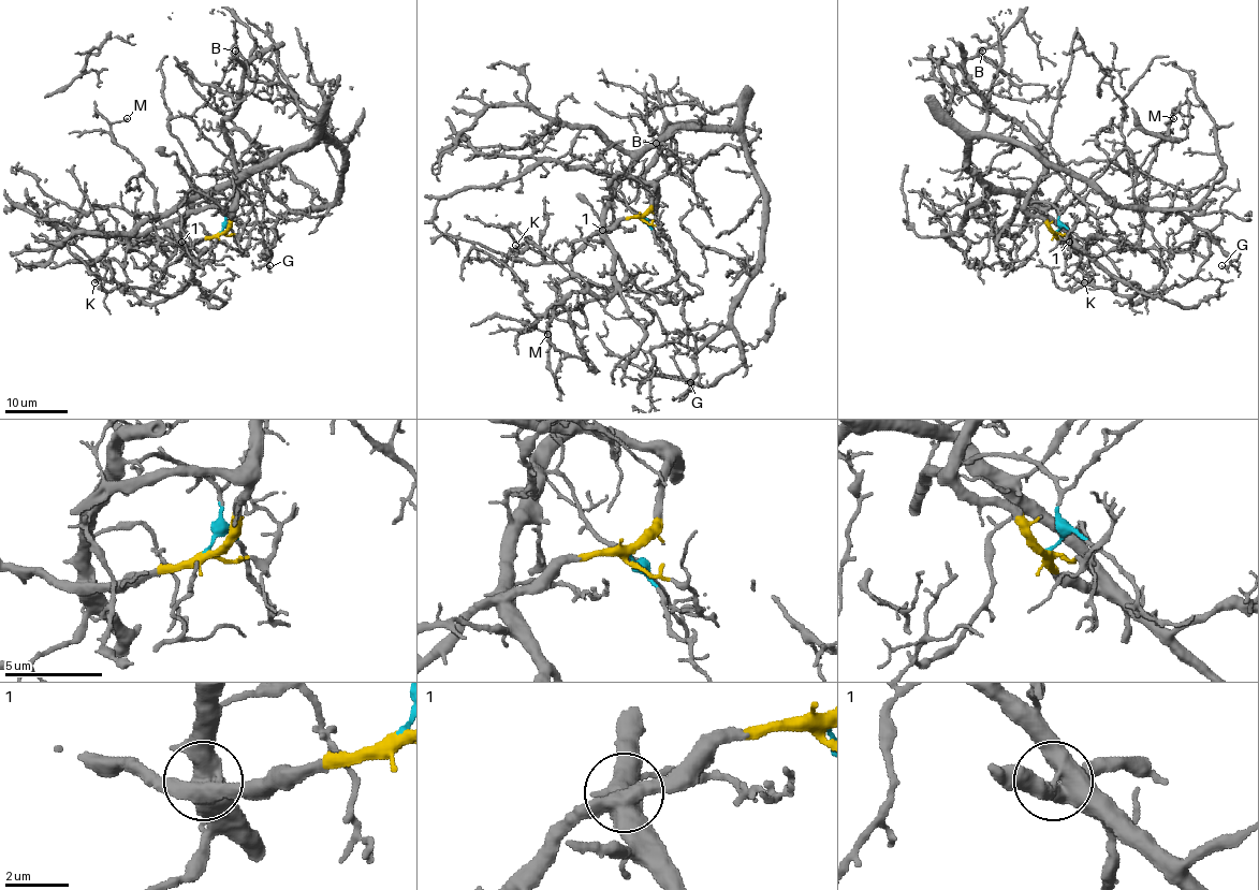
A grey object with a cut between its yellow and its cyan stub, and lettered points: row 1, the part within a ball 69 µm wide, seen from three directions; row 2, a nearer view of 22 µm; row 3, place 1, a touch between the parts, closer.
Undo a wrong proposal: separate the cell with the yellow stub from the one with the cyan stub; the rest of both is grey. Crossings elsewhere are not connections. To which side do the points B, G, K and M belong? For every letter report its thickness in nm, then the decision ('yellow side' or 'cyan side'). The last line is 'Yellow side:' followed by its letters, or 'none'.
B: 130 nm thick; yellow side
G: 90 nm thick; cyan side
K: 120 nm thick; yellow side
M: 120 nm thick; cyan side
Yellow side: B, K

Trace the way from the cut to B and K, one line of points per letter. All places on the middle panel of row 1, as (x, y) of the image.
B: (642, 216), (656, 189), (655, 203), (645, 169), (662, 147), (669, 125), (670, 148), (663, 155), (656, 144)
K: (642, 216), (618, 219), (599, 230), (567, 261), (544, 261), (532, 249), (510, 251), (516, 251), (515, 246)

